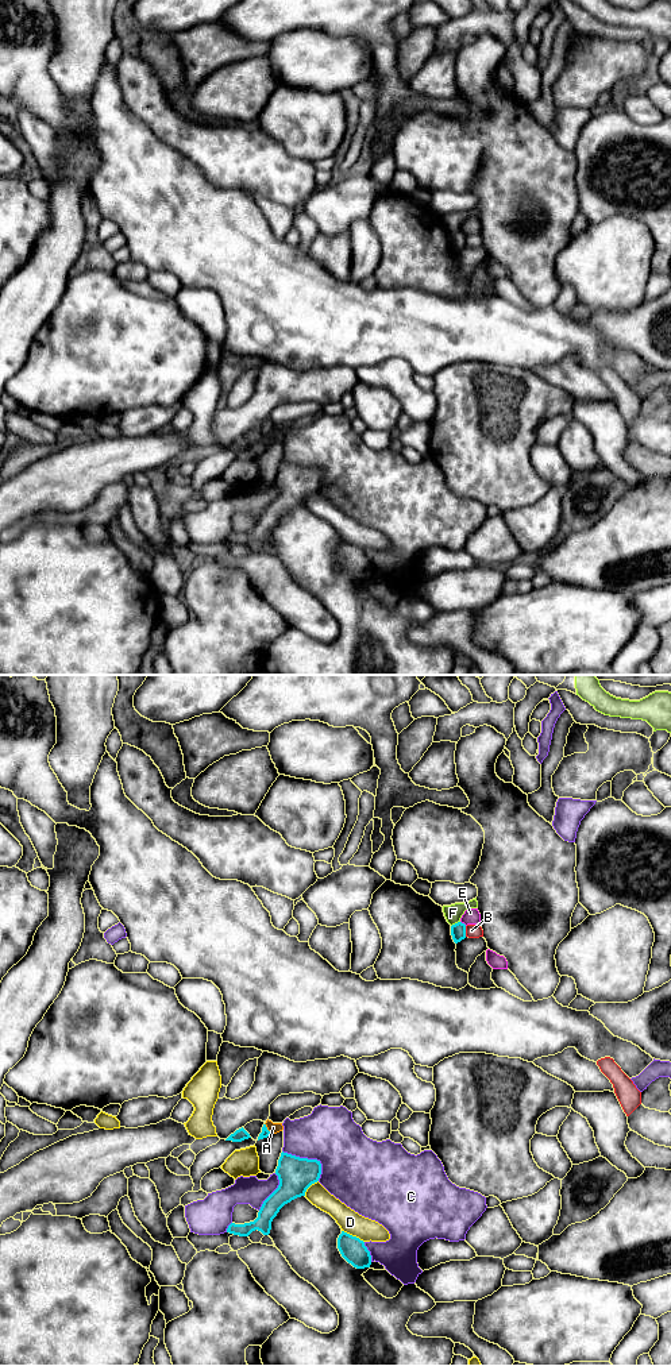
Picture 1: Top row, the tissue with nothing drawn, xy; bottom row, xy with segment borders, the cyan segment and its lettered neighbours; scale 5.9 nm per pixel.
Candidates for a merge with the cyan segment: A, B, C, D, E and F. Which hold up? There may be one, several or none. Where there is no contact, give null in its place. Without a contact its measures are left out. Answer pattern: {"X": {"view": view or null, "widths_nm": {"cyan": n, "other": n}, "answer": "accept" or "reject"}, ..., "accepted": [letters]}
{"A": {"view": "xy", "widths_nm": {"cyan": 50, "other": 60}, "answer": "reject"}, "B": {"view": "xy", "widths_nm": {"cyan": 90, "other": 80}, "answer": "reject"}, "C": {"view": "xy", "widths_nm": {"cyan": 220, "other": 360}, "answer": "reject"}, "D": {"view": "xy", "widths_nm": {"cyan": 150, "other": 140}, "answer": "reject"}, "E": {"view": "xy", "widths_nm": {"cyan": 90, "other": 100}, "answer": "reject"}, "F": {"view": "xy", "widths_nm": {"cyan": 90, "other": 100}, "answer": "reject"}, "accepted": []}

